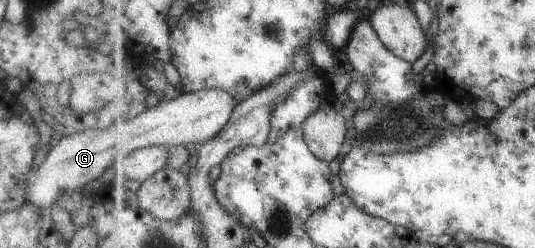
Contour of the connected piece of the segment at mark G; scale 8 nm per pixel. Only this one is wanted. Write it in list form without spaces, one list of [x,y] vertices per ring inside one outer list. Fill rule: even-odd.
[[[223,89],[181,92],[174,99],[151,102],[145,111],[123,124],[114,123],[104,129],[87,129],[61,137],[49,149],[43,162],[38,167],[31,166],[26,174],[26,202],[42,209],[49,208],[59,195],[80,189],[93,179],[107,177],[108,166],[114,164],[115,160],[123,160],[134,150],[149,145],[170,147],[194,144],[198,147],[224,129],[240,102],[239,96]]]

